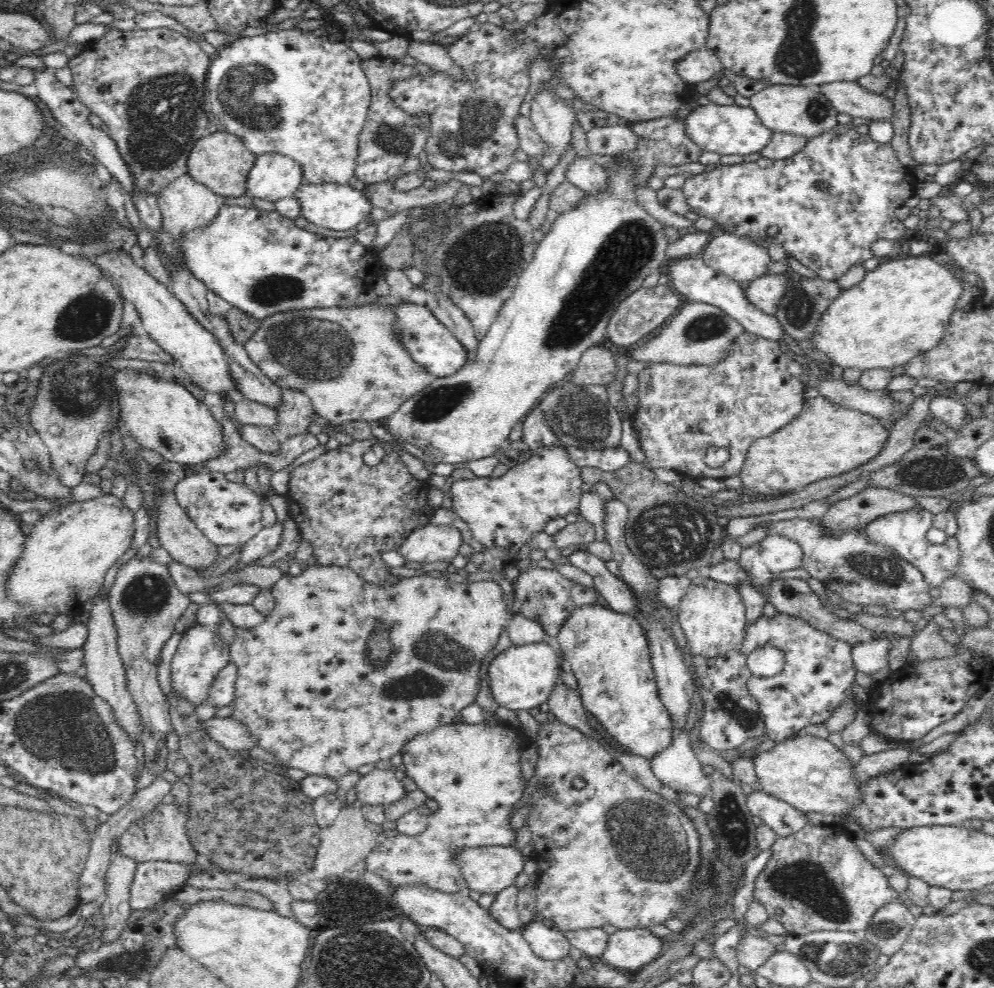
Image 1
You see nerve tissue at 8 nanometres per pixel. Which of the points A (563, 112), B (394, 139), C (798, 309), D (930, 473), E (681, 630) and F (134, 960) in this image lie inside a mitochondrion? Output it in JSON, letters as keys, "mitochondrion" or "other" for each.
{"A":"other","B":"mitochondrion","C":"mitochondrion","D":"mitochondrion","E":"other","F":"mitochondrion"}

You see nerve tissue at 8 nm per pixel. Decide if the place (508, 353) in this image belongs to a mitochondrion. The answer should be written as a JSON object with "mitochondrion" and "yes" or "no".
{"mitochondrion":"no"}

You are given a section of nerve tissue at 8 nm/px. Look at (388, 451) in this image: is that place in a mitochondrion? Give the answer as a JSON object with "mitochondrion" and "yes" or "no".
{"mitochondrion":"no"}

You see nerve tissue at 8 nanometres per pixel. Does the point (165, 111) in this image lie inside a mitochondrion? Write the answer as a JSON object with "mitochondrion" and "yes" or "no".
{"mitochondrion":"yes"}

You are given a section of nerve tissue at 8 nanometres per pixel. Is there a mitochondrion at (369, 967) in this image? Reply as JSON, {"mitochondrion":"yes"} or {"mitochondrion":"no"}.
{"mitochondrion":"yes"}

